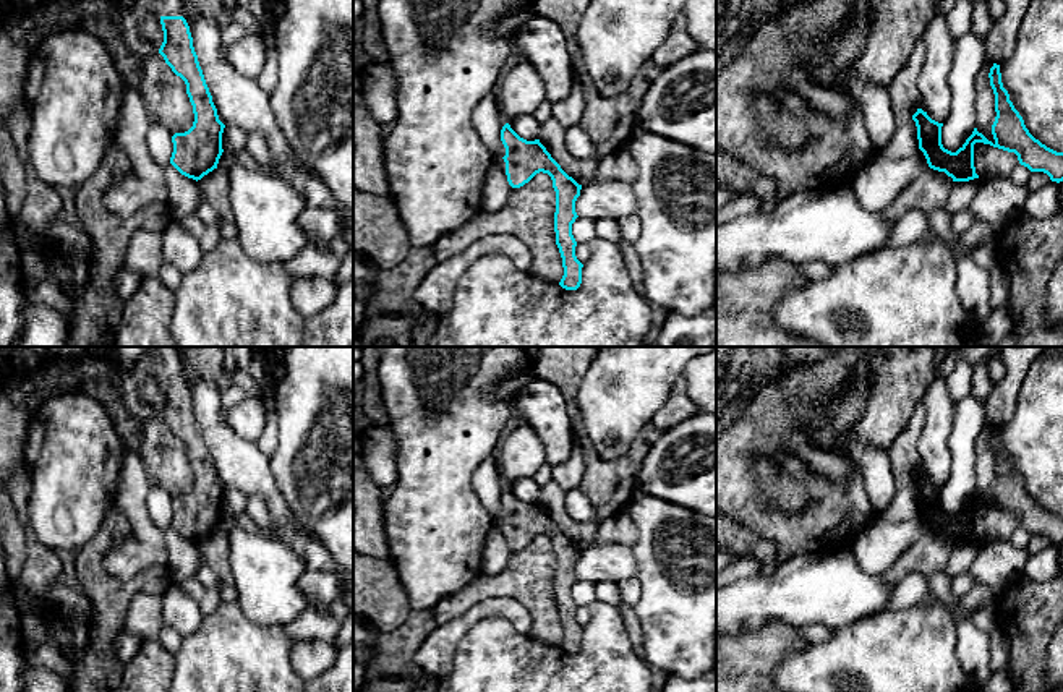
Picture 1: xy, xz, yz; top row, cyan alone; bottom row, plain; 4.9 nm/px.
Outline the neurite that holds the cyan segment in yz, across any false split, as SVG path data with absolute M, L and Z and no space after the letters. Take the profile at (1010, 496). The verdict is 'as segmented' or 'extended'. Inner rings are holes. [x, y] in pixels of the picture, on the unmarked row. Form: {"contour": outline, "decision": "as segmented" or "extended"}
{"contour": "M993 426L988 436L995 457L995 485L992 488L993 506L974 491L966 506L951 515L941 507L941 489L927 475L917 472L912 483L917 489L919 512L924 515L930 532L945 535L953 545L979 541L974 530L974 507L984 506L993 510L1014 515L1021 528L1031 535L1044 535L1052 545L1063 545L1063 515L1057 515L1035 502L1024 488L1022 480L1010 463L1003 451L1000 428Z", "decision": "as segmented"}

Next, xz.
{"contour": "M506 486L501 493L501 504L506 510L506 519L502 522L494 520L493 528L497 528L506 536L512 551L523 549L540 535L551 540L556 554L556 608L564 630L559 648L566 653L577 653L582 647L583 627L575 619L577 604L572 598L572 587L578 580L575 564L580 559L582 548L561 532L540 502L527 504Z", "decision": "extended"}

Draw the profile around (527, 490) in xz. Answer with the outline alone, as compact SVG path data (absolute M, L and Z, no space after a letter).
M533 478L515 480L509 488L520 501L527 504L535 504L540 501L540 485Z

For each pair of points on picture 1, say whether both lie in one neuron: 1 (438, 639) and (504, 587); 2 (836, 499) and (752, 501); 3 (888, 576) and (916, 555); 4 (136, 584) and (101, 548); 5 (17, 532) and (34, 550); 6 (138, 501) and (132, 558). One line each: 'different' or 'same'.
1: different
2: same
3: same
4: same
5: different
6: same

